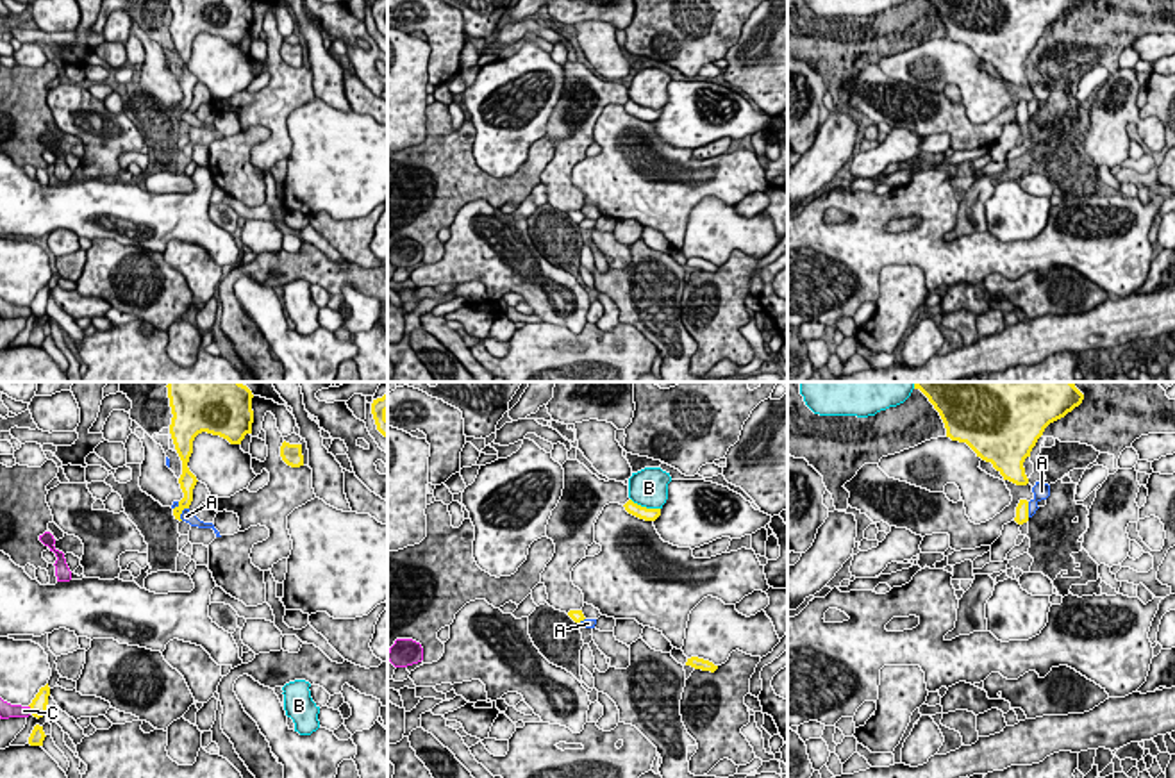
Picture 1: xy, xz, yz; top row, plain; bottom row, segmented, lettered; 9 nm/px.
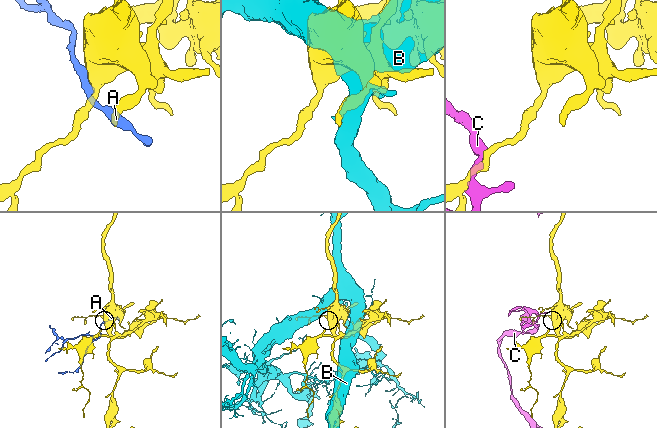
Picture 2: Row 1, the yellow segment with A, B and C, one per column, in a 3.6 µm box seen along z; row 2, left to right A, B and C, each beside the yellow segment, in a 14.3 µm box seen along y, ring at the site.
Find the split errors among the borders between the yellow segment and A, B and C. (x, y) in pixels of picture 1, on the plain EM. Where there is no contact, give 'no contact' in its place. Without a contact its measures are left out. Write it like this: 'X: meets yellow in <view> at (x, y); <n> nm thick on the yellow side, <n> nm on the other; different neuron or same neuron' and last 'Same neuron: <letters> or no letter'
A: meets yellow in xy at (181, 113); 120 nm thick on the yellow side, 100 nm on the other; different neuron
B: meets yellow in xz at (645, 107); 130 nm thick on the yellow side, 360 nm on the other; different neuron
C: meets yellow in xy at (31, 309); 160 nm thick on the yellow side, 130 nm on the other; different neuron
Same neuron: no letter

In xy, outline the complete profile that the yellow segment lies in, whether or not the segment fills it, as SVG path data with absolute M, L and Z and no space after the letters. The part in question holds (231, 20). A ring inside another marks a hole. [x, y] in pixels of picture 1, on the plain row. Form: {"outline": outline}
{"outline": "M170 0L170 7L173 14L170 34L182 61L179 84L184 93L173 116L182 121L180 114L189 109L198 82L188 68L195 37L207 32L227 39L230 45L241 45L245 36L252 34L254 11L252 0Z"}

